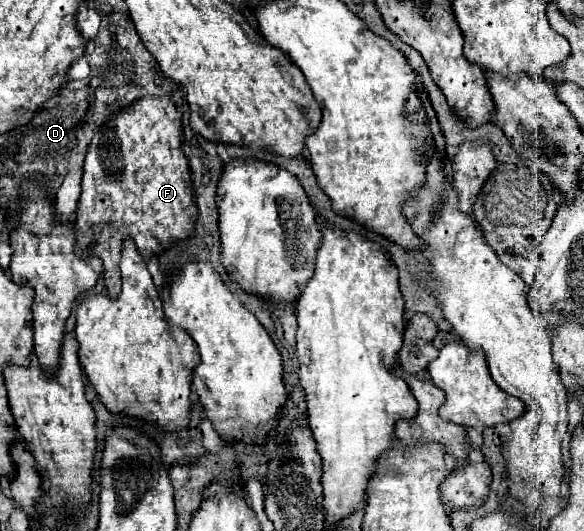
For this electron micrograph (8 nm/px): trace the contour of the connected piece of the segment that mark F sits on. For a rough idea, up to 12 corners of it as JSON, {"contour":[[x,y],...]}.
{"contour":[[146,96],[92,136],[74,226],[120,294],[148,258],[192,234],[182,110]]}

